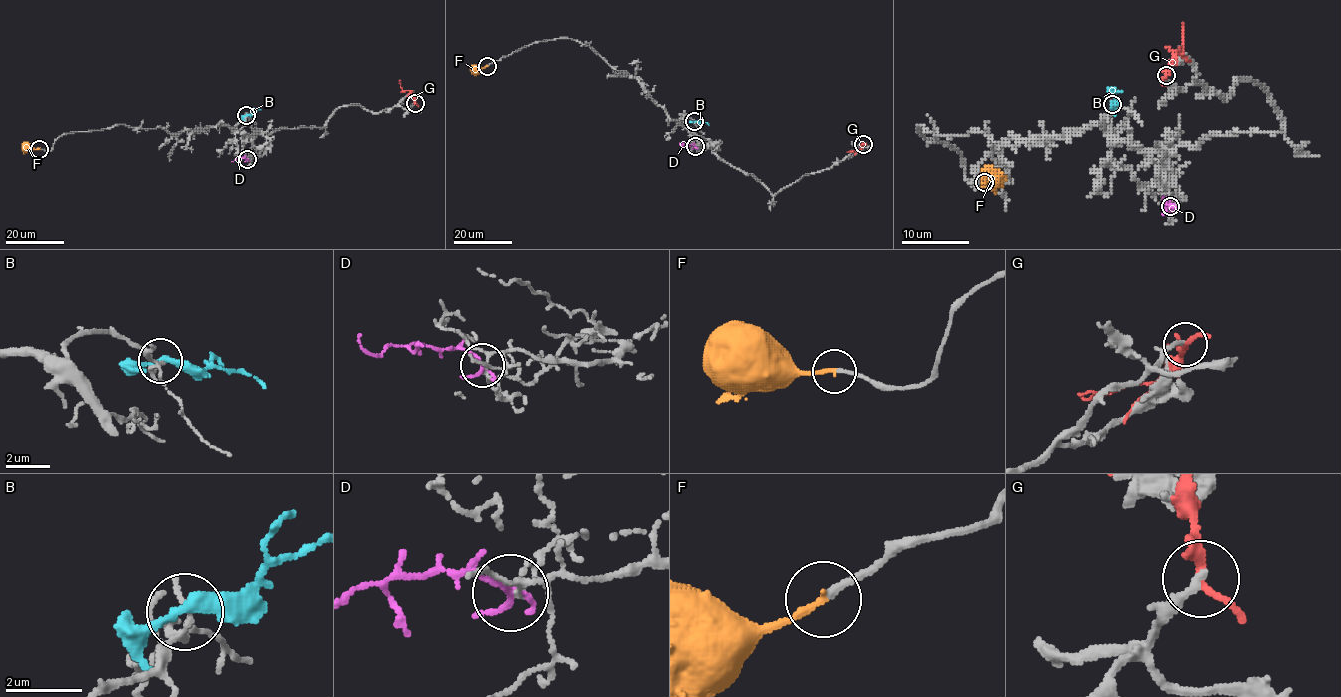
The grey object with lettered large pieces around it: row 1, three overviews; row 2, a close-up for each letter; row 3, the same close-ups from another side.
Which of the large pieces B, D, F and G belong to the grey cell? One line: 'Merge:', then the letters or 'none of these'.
Merge: F

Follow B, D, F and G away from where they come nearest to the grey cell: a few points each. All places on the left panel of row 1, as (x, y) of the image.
B: (246, 115), (260, 110)
D: (247, 159), (237, 158), (231, 161)
F: (39, 149), (22, 145)
G: (415, 103), (413, 94), (401, 89), (400, 80)

